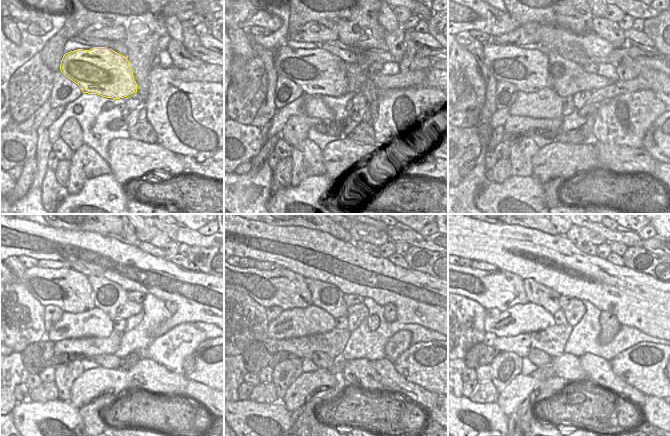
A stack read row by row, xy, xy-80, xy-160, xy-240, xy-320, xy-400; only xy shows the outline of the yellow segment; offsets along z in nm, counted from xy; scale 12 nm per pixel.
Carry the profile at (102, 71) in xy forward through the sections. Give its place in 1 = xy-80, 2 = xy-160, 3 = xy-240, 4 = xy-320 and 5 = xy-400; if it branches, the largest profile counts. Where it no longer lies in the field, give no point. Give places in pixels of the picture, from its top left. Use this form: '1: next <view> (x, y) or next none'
1: next xy-80 (318, 72)
2: next xy-160 (527, 69)
3: next xy-240 (68, 289)
4: next xy-320 (283, 288)
5: next xy-400 (500, 289)

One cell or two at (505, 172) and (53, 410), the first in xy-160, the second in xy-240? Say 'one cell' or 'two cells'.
two cells

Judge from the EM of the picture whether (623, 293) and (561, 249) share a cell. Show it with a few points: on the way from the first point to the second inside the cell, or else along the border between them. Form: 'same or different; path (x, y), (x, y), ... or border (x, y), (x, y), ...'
same; path (608, 285), (602, 279), (587, 273), (576, 262)

